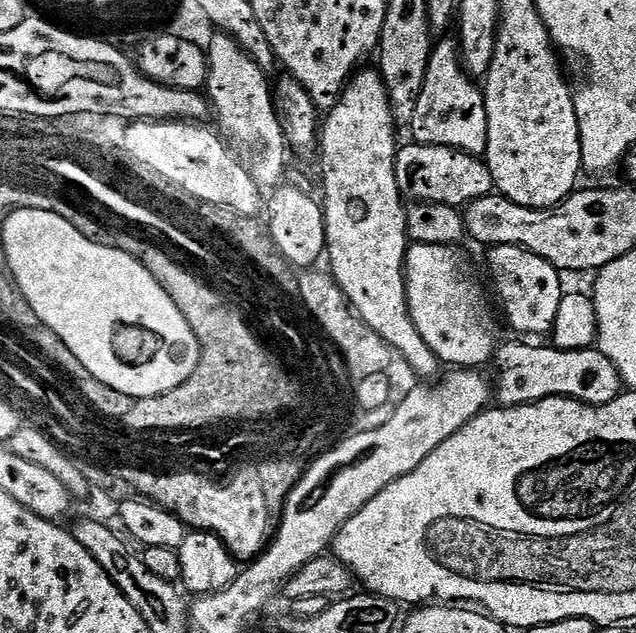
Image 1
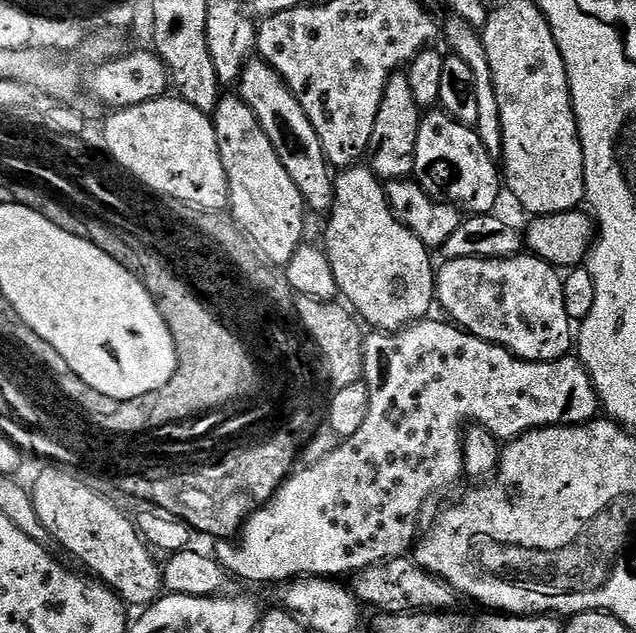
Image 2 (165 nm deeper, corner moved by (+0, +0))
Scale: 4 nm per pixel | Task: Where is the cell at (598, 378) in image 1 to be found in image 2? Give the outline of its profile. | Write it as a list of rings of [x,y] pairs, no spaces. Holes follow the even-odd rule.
[[[425,318],[417,320],[398,332],[373,331],[364,337],[364,375],[362,382],[368,387],[370,394],[370,410],[366,410],[366,419],[354,434],[343,437],[336,450],[321,461],[314,462],[308,467],[301,467],[293,471],[292,475],[274,494],[269,504],[256,509],[252,517],[247,520],[239,537],[240,548],[235,548],[232,542],[220,542],[214,551],[215,559],[219,560],[225,573],[237,576],[240,580],[249,580],[252,584],[276,584],[279,580],[289,581],[291,578],[345,578],[362,572],[368,567],[374,567],[385,561],[403,557],[417,543],[416,519],[420,511],[428,504],[431,496],[444,492],[447,488],[455,486],[464,476],[464,446],[462,443],[462,425],[471,422],[473,425],[490,430],[497,440],[507,442],[515,440],[523,432],[532,432],[536,428],[554,428],[557,424],[587,424],[598,416],[598,401],[596,387],[592,384],[590,374],[585,370],[579,359],[571,355],[564,356],[561,360],[523,360],[508,352],[502,346],[486,342],[482,338],[473,336],[467,330],[461,330],[451,322],[443,319],[432,320]]]

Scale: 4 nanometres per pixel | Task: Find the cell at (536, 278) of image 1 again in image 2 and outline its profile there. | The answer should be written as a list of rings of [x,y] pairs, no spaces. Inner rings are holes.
[[[531,254],[507,256],[501,260],[487,260],[481,256],[458,258],[444,260],[441,265],[436,274],[436,304],[448,311],[447,319],[451,323],[463,326],[486,342],[502,346],[523,360],[561,360],[573,351],[574,321],[566,312],[561,273],[553,265]]]

